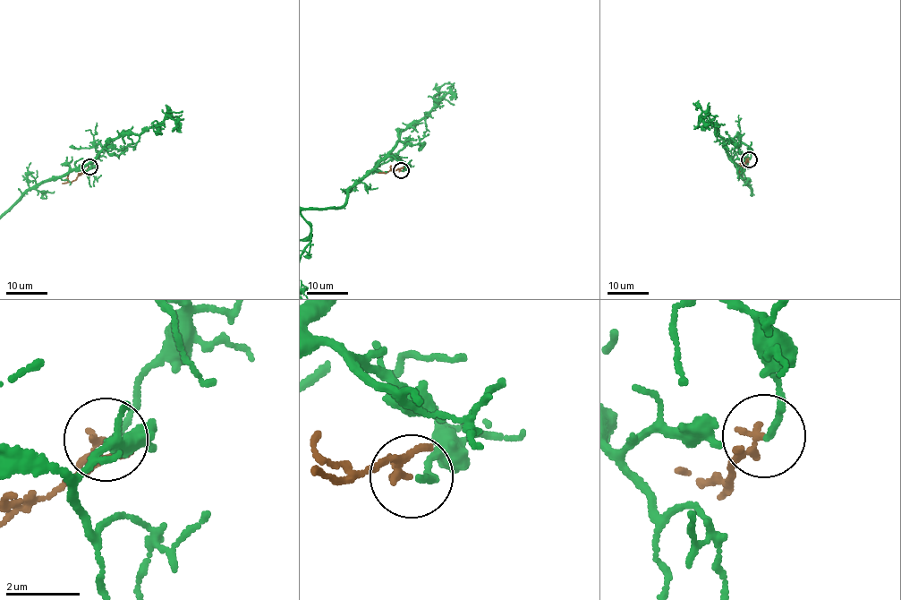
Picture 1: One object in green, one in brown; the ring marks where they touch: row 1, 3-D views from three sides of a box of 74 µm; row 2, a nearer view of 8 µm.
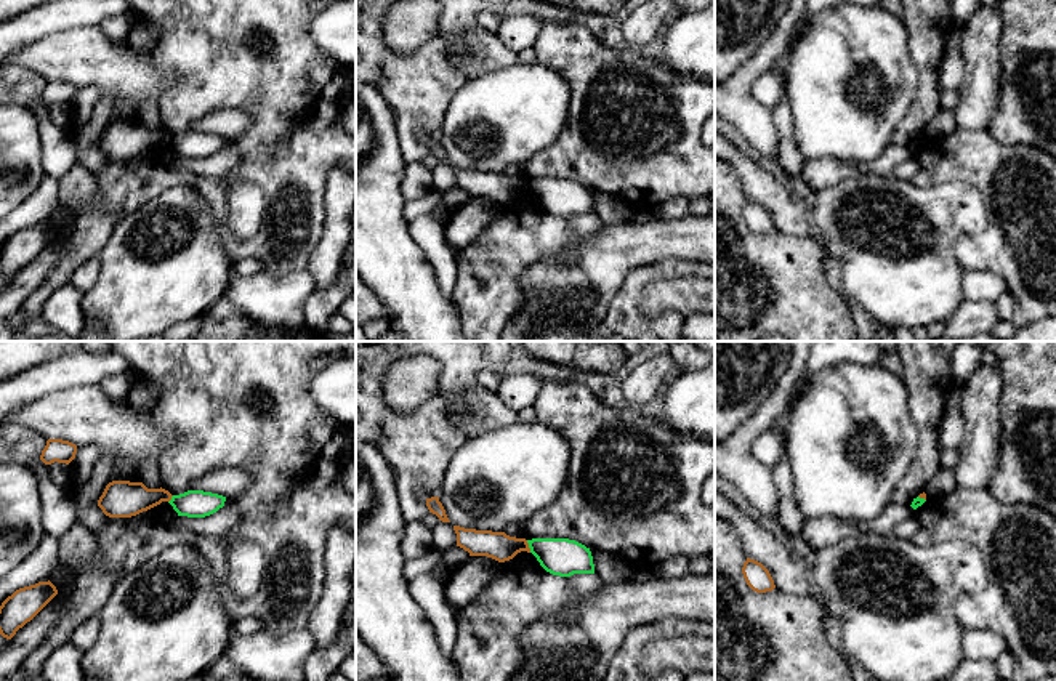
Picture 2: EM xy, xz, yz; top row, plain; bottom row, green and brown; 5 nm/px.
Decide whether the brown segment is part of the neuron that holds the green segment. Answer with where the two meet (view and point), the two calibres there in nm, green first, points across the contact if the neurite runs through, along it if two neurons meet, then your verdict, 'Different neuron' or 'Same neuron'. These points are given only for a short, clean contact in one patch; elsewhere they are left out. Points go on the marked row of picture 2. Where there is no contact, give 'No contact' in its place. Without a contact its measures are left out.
Touches green at xz (529, 547). Thickness 190 nm (green) against 140 nm. Boundary: xz (526, 540), (531, 552). Different neuron

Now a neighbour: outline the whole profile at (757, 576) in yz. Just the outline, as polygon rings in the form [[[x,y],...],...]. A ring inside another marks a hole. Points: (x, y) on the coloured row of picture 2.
[[[747,558],[742,574],[747,585],[756,593],[772,591],[776,588],[769,570],[755,559]]]

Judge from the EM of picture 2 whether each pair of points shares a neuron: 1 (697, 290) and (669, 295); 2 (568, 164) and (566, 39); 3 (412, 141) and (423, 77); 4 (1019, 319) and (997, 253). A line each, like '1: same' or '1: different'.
1: same
2: same
3: same
4: same

